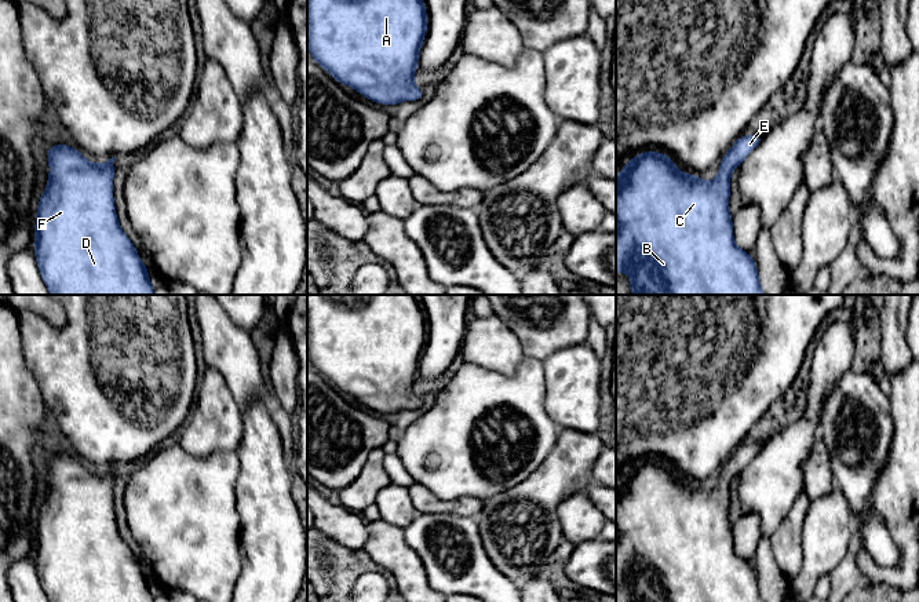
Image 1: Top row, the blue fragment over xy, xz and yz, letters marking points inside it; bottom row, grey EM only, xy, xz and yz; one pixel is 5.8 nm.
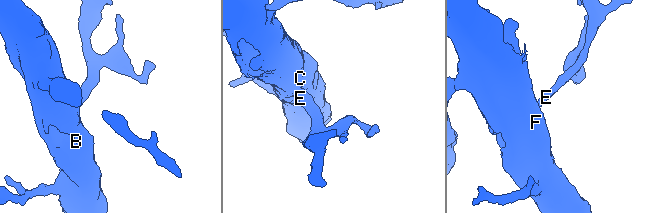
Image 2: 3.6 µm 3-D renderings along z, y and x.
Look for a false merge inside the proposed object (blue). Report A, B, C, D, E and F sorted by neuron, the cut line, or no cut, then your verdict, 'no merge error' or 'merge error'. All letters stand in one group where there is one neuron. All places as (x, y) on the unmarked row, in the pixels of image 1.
A B C D E F | no cut | no merge error

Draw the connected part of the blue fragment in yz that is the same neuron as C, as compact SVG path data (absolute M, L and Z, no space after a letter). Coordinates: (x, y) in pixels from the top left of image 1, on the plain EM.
M762 442L741 444L711 490L681 481L661 460L642 460L624 473L616 485L616 580L630 584L631 602L763 602L754 565L734 551L729 521L730 484L762 449Z

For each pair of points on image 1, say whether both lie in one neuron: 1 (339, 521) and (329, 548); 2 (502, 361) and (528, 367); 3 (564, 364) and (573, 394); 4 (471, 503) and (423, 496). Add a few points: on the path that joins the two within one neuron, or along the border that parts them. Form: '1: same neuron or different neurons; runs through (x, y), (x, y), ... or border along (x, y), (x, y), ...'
1: different neurons; border along (321, 531), (347, 548), (363, 551)
2: different neurons; border along (524, 356), (511, 375), (488, 371)
3: same neuron; runs through (569, 371), (572, 374), (572, 387)
4: same neuron; runs through (459, 506), (436, 504)

